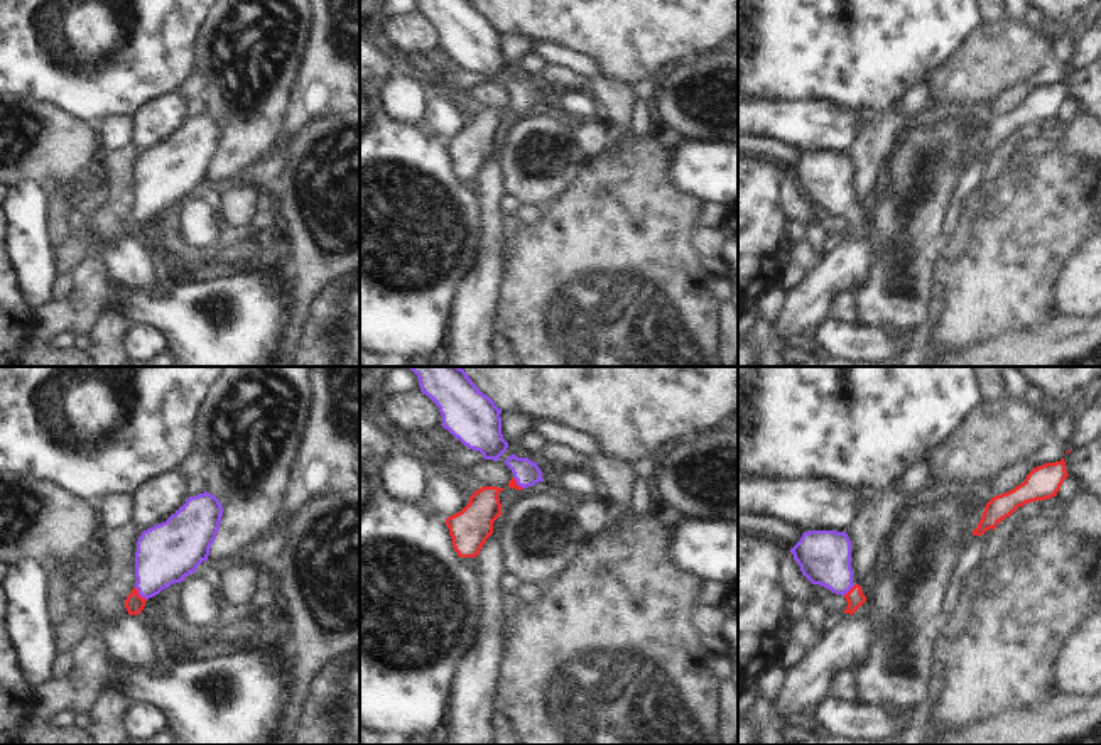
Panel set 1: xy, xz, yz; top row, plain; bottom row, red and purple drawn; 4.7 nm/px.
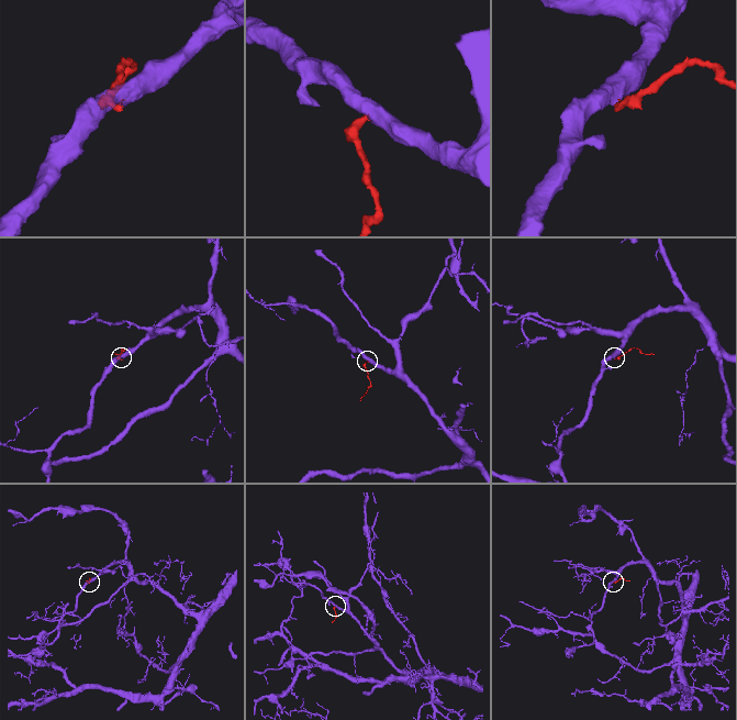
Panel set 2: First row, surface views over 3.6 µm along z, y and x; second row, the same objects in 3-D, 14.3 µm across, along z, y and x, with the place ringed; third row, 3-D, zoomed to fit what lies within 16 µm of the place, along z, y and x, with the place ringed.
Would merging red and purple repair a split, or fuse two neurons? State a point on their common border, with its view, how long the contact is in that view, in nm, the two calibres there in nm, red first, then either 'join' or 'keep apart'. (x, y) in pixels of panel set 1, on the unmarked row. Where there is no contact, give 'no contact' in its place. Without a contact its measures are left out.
xy (137, 215) | 90 nm | 90/280 nm | join

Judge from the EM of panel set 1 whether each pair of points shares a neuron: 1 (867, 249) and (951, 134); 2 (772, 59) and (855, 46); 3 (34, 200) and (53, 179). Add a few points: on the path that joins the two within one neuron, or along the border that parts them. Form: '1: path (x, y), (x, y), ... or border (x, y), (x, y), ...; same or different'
1: border (872, 233), (878, 242), (878, 250), (867, 276); different
2: path (792, 46), (835, 46); same
3: border (17, 183), (36, 181), (49, 193); different

